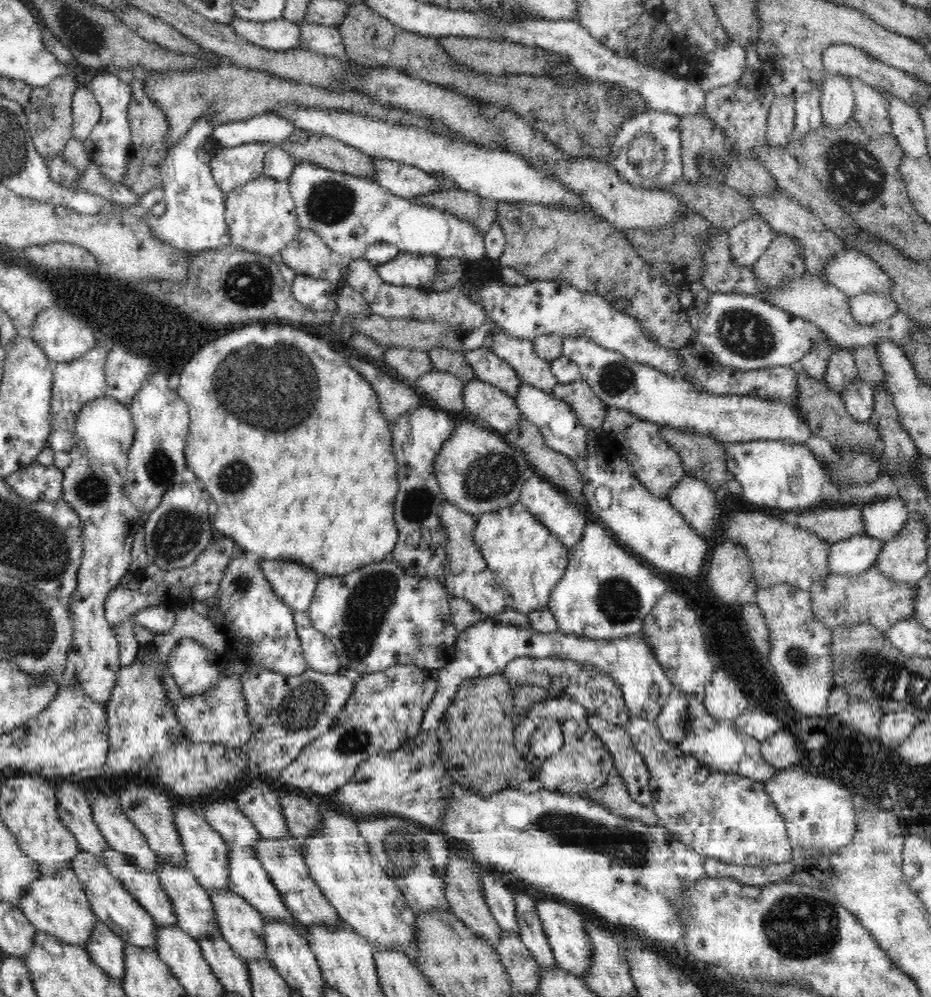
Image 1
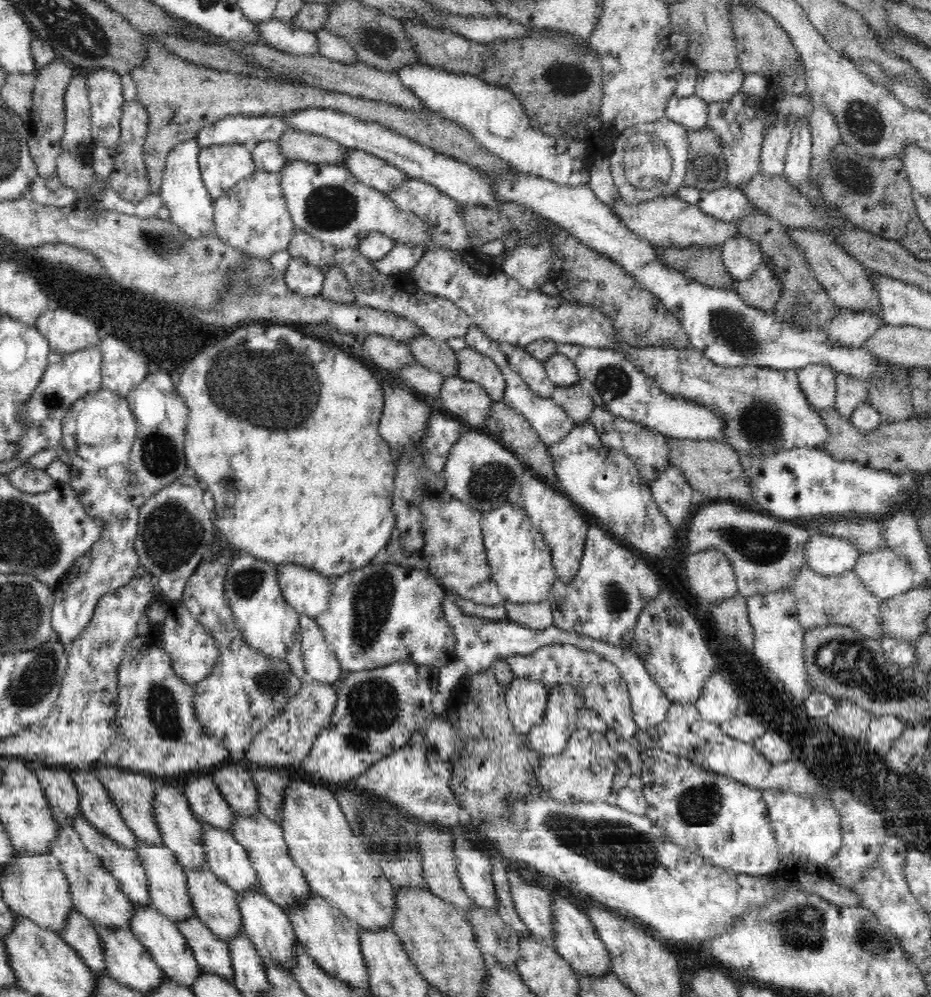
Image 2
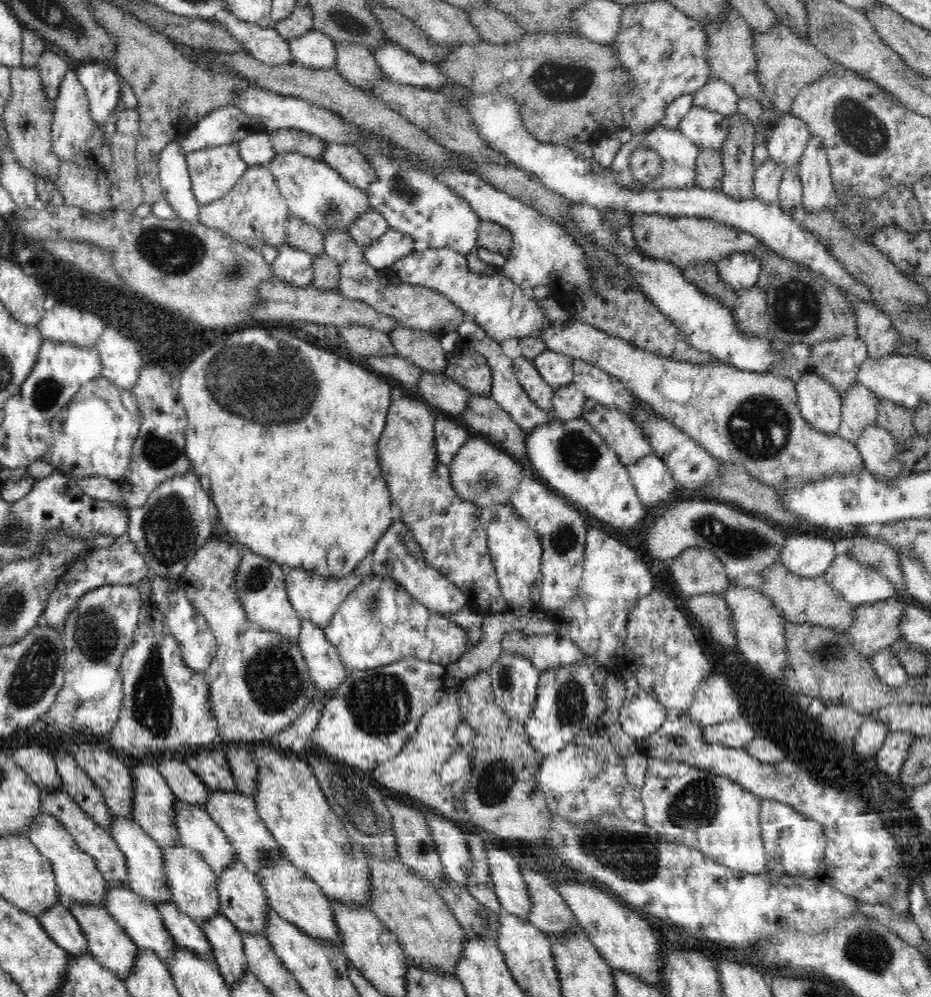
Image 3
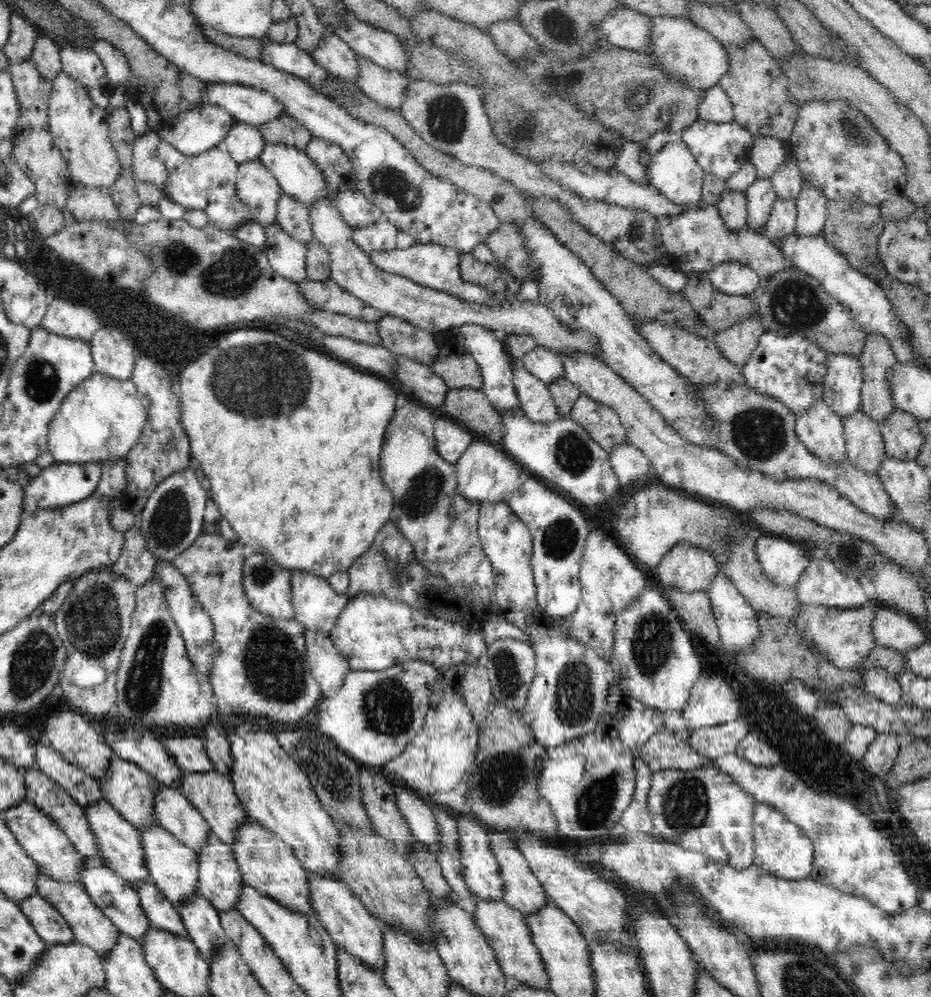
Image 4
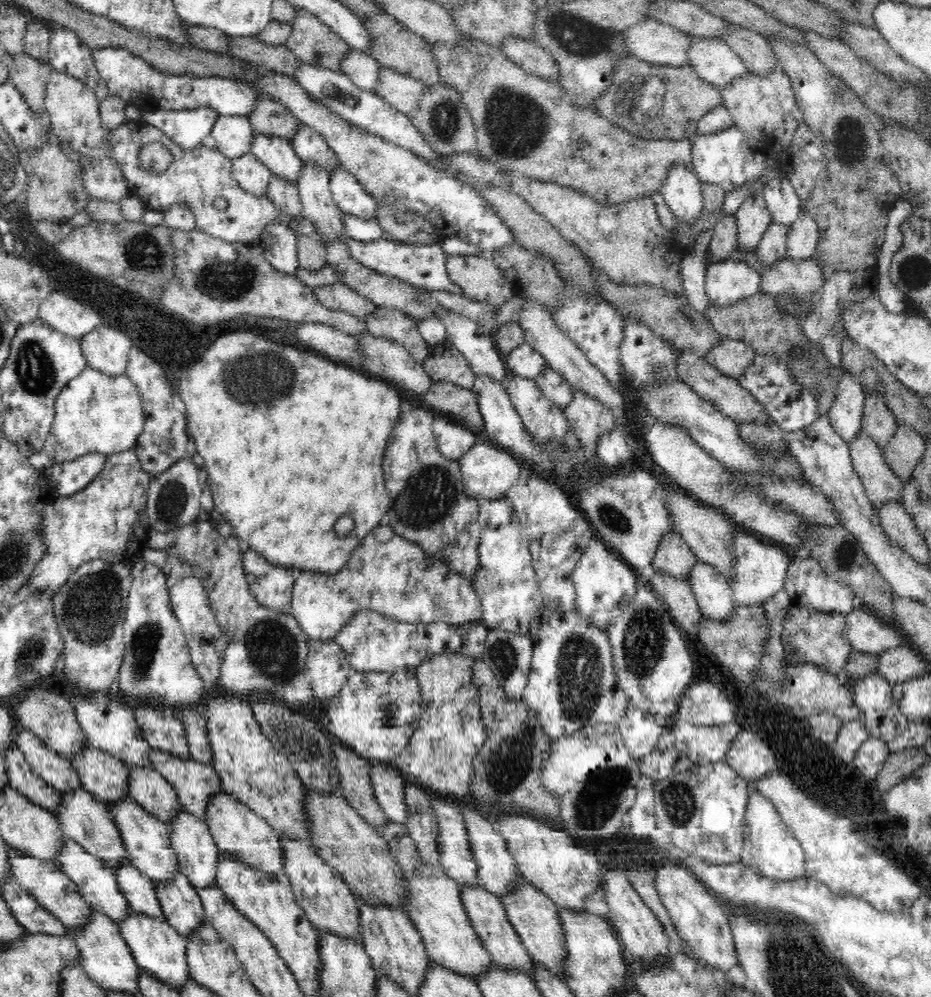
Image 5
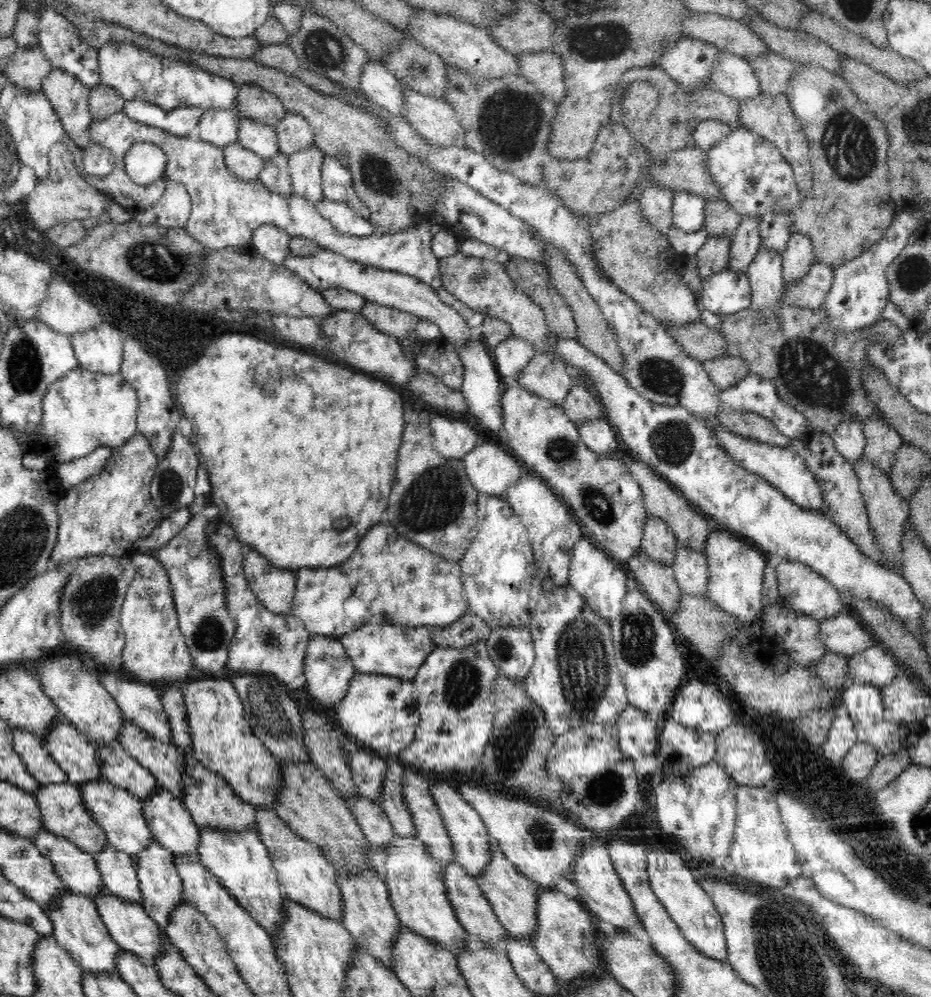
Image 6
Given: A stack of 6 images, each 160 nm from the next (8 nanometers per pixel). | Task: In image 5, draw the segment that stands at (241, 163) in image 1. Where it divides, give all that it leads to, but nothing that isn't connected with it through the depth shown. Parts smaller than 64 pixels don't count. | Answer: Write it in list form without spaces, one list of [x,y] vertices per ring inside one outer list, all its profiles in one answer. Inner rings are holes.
[[[128,119],[119,124],[115,129],[106,130],[105,140],[109,144],[111,158],[120,167],[124,180],[127,182],[129,194],[137,197],[148,210],[163,210],[176,203],[186,203],[195,214],[195,229],[201,230],[214,238],[220,238],[228,242],[242,242],[255,244],[268,224],[280,223],[287,226],[297,236],[315,237],[316,225],[306,219],[304,212],[299,217],[284,219],[280,213],[280,207],[264,196],[252,195],[240,188],[239,183],[233,177],[232,161],[219,149],[202,144],[193,149],[180,148],[164,132],[155,126]],[[147,142],[160,142],[172,153],[172,164],[166,172],[153,172],[144,170],[139,166],[138,153]],[[224,198],[227,202],[224,210],[216,208],[216,200]]]

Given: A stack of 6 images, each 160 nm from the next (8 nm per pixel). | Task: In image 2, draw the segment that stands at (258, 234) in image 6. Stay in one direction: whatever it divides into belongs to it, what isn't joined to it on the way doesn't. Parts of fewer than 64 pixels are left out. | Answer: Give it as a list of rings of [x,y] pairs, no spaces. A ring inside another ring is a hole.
[[[292,257],[283,273],[285,284],[291,292],[308,296],[320,296],[324,286],[322,269],[308,264],[302,258]]]

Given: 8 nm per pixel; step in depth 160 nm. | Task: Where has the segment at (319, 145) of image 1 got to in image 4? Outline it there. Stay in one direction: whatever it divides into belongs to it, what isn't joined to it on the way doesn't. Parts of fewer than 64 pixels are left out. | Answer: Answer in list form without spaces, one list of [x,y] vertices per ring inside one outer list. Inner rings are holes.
[[[285,112],[283,115],[261,124],[257,129],[262,133],[266,143],[287,144],[301,151],[306,151],[307,144],[313,137],[312,133],[301,122]]]

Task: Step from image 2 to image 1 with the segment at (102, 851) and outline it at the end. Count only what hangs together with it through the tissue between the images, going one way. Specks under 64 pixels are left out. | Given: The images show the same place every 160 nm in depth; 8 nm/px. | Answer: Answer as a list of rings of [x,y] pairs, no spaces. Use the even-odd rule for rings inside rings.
[[[108,847],[103,852],[108,870],[134,896],[134,899],[148,912],[158,927],[176,925],[177,918],[172,901],[160,884],[159,874],[136,866],[128,855]]]

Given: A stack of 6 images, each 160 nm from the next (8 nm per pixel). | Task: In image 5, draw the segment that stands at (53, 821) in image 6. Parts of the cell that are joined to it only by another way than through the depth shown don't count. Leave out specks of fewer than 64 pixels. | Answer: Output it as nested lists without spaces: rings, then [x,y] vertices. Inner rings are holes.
[[[82,788],[72,792],[61,792],[61,794],[62,800],[55,815],[64,838],[74,840],[86,852],[97,856],[110,868],[115,869],[123,860],[131,861],[127,850],[124,849],[124,841],[122,841],[120,830],[116,827],[116,820],[108,811],[107,804],[96,800],[92,794],[85,792]]]

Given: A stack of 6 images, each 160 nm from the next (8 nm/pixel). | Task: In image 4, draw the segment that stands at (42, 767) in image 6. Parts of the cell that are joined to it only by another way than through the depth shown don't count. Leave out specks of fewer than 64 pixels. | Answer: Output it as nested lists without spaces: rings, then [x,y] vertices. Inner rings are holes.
[[[39,742],[36,744],[35,755],[38,769],[48,779],[59,784],[80,807],[85,809],[86,806],[102,800],[97,780],[66,761],[56,749]]]

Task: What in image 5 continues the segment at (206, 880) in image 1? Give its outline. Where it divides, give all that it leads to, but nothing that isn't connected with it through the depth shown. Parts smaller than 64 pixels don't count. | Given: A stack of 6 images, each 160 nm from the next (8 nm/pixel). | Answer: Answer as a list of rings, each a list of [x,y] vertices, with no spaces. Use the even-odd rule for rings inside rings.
[[[88,745],[73,756],[72,768],[82,781],[82,789],[103,803],[130,799],[130,768],[116,757]]]

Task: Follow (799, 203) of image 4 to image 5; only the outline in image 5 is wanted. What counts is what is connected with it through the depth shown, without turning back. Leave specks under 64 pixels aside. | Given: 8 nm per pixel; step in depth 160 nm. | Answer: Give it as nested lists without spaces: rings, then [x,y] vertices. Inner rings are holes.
[[[801,210],[796,222],[789,227],[787,257],[790,260],[804,260],[815,256],[819,242],[819,228],[815,220],[813,214]]]

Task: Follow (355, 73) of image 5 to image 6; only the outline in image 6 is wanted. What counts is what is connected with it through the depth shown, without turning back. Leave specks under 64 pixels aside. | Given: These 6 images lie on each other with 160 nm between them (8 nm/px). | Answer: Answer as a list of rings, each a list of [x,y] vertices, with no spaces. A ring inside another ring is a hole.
[[[369,61],[359,83],[359,89],[374,104],[381,106],[392,116],[406,119],[404,113],[403,85],[382,63]]]

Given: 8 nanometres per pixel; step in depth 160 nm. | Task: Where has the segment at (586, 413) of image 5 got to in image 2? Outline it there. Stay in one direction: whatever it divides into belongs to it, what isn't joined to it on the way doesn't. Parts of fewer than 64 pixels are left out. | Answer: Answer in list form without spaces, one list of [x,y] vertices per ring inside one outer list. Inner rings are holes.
[[[598,405],[594,407],[589,420],[594,424],[605,445],[624,451],[630,457],[645,482],[652,482],[671,464],[669,459],[671,450],[667,437],[653,429],[615,416],[608,409],[603,409]]]

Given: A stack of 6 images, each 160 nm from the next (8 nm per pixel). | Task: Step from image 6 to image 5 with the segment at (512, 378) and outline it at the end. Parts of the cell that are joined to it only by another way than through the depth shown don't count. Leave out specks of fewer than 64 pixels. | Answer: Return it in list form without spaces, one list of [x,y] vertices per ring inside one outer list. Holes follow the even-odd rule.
[[[527,343],[512,350],[504,360],[508,372],[528,379],[535,379],[548,366],[544,357]]]

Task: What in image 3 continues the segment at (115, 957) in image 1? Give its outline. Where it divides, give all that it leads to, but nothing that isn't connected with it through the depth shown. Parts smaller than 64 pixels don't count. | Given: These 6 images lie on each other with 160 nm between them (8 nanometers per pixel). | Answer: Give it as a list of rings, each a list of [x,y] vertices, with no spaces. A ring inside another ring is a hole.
[[[61,902],[37,917],[48,936],[70,955],[88,953],[88,943],[76,917]]]

